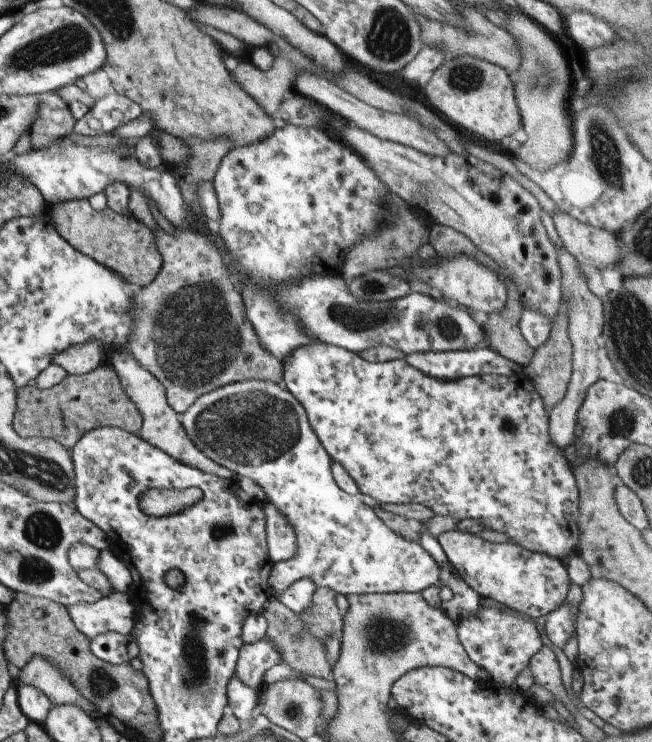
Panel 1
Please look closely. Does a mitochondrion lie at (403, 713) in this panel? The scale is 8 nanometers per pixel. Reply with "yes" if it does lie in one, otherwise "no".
no

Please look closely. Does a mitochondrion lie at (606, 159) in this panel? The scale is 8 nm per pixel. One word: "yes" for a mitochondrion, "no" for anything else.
yes

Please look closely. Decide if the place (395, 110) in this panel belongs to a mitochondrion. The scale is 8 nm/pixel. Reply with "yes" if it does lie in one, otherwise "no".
no

